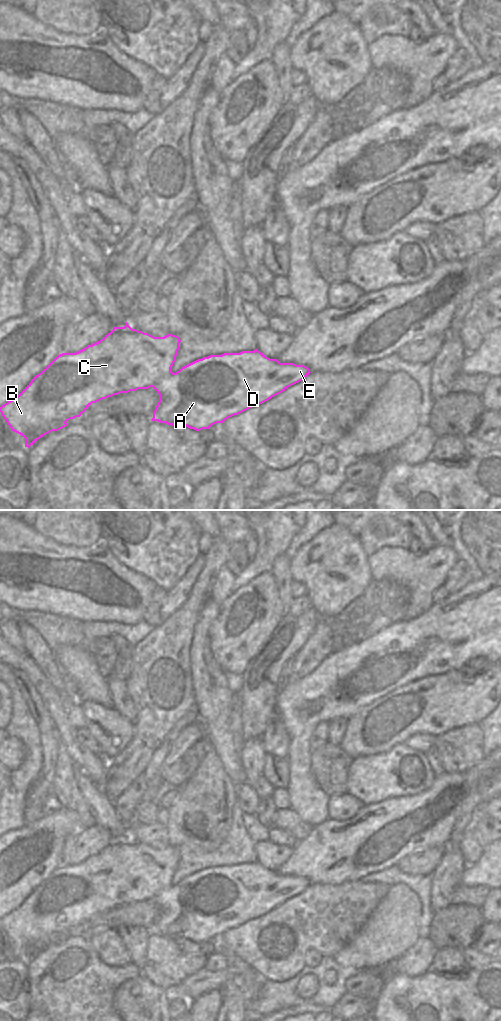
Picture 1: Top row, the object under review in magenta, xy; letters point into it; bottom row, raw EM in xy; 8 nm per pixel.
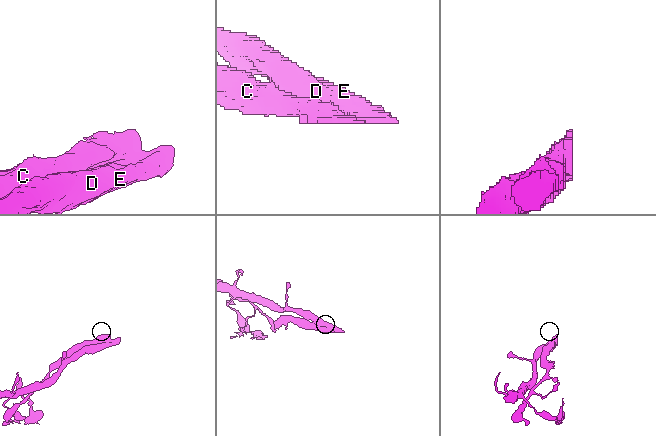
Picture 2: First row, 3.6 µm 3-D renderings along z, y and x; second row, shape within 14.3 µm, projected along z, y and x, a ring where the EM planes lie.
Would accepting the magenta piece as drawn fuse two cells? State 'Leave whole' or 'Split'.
Split

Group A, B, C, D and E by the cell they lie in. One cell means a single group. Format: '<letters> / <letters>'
A D E / B C

